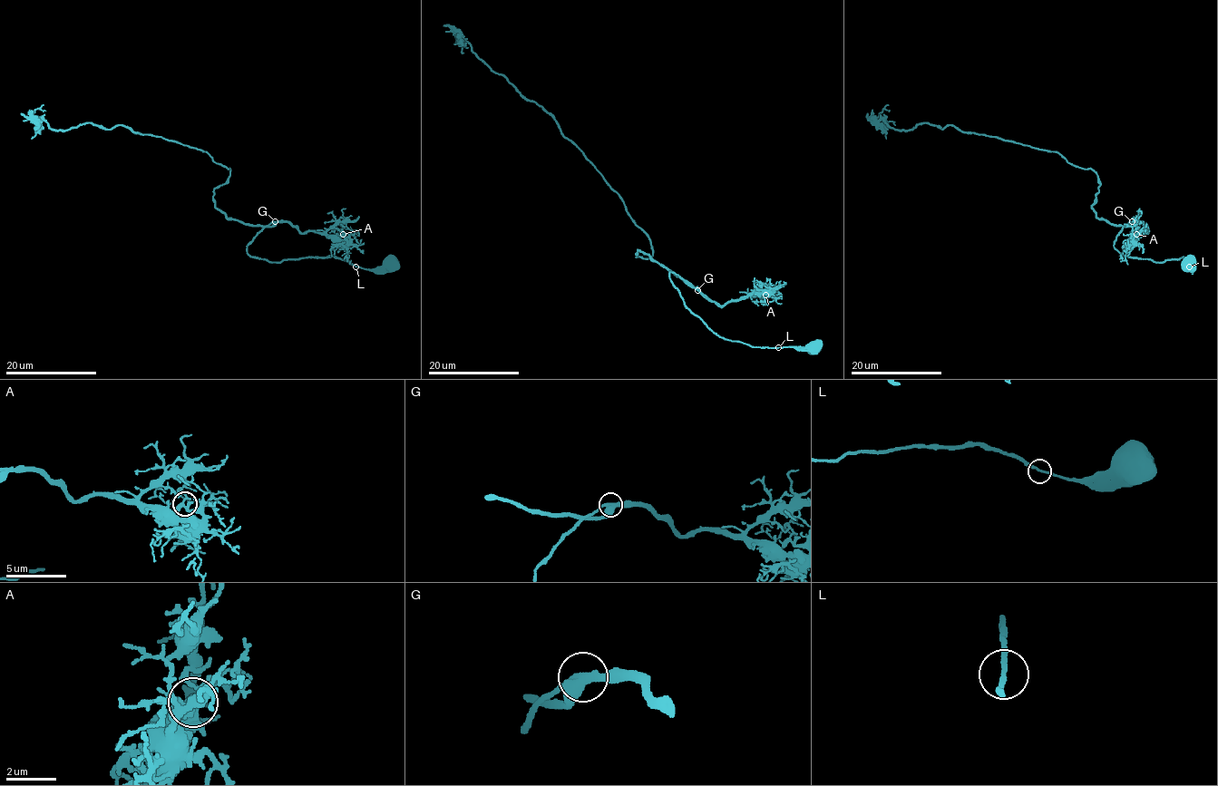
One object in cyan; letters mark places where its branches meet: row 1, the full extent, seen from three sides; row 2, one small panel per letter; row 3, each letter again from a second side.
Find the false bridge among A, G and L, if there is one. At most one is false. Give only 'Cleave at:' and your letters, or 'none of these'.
Cleave at: none of these

